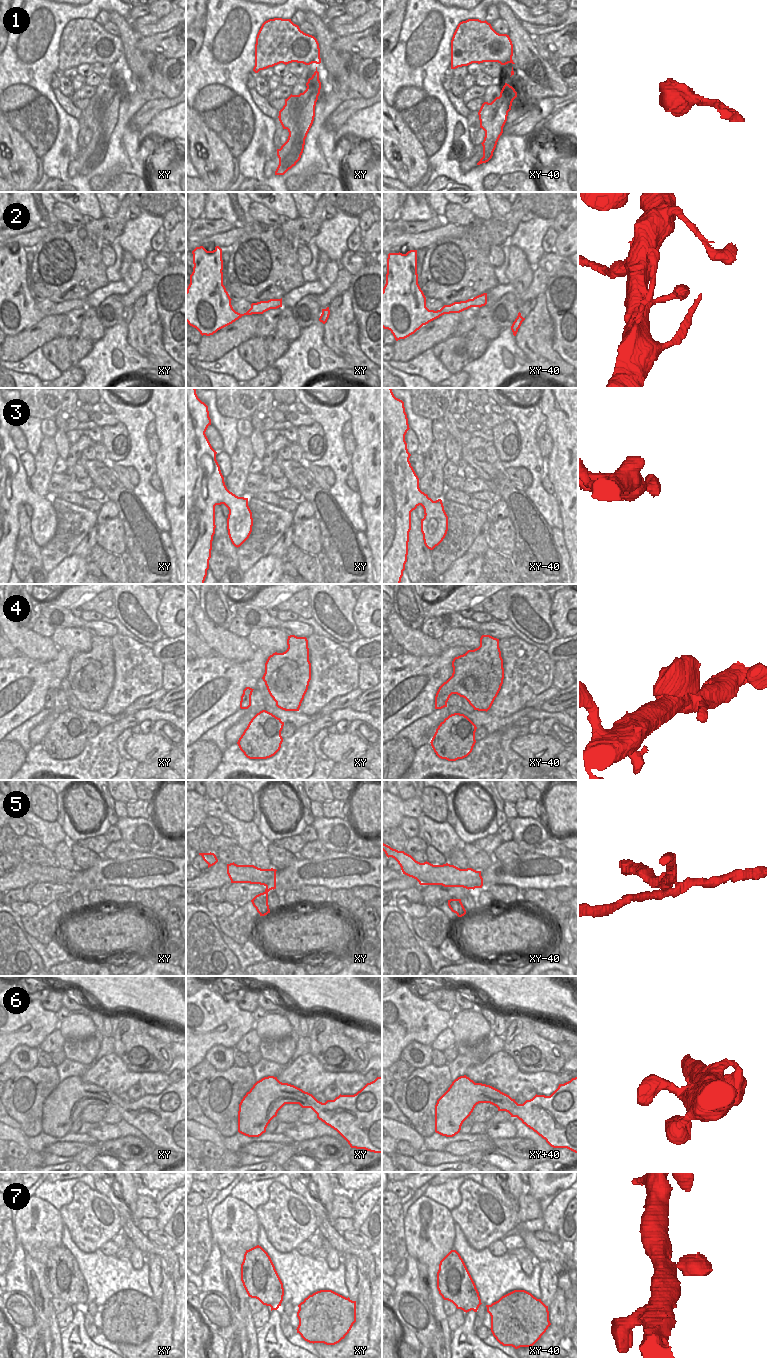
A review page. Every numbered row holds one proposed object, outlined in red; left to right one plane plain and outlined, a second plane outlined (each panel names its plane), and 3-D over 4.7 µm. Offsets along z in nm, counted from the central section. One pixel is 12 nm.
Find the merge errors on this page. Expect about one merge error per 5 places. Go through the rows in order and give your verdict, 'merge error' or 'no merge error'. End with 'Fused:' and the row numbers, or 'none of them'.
1: no merge error
2: no merge error
3: no merge error
4: no merge error
5: merge error
6: no merge error
7: no merge error
Fused: 5

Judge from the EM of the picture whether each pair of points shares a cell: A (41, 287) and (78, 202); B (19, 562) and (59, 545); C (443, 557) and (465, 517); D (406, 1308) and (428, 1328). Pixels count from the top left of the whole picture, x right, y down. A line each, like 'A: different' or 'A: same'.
A: different
B: different
C: same
D: same

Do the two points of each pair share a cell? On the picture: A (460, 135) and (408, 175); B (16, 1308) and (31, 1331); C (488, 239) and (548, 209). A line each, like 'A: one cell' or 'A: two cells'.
A: two cells
B: one cell
C: one cell

